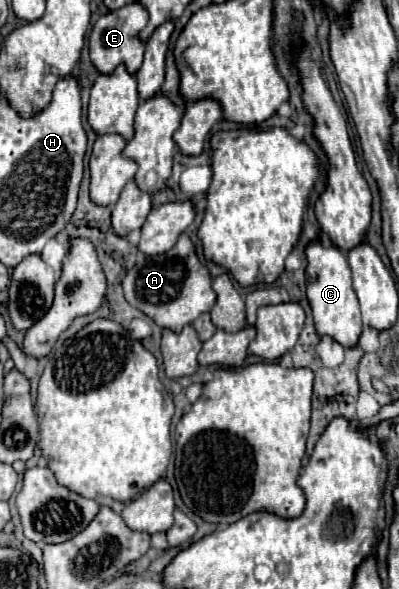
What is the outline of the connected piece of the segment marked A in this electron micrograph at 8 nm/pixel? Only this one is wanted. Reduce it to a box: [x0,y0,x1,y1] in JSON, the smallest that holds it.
[122,233,216,333]

